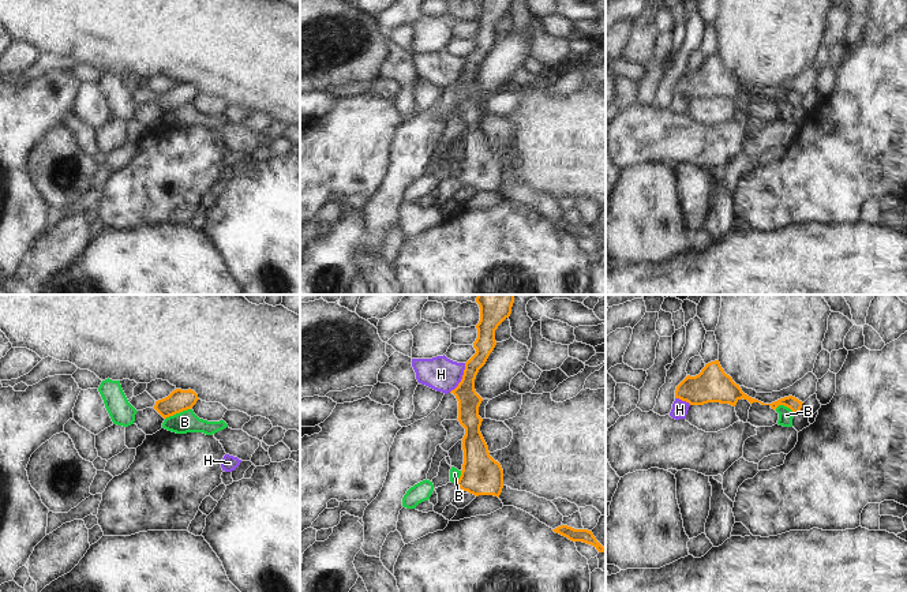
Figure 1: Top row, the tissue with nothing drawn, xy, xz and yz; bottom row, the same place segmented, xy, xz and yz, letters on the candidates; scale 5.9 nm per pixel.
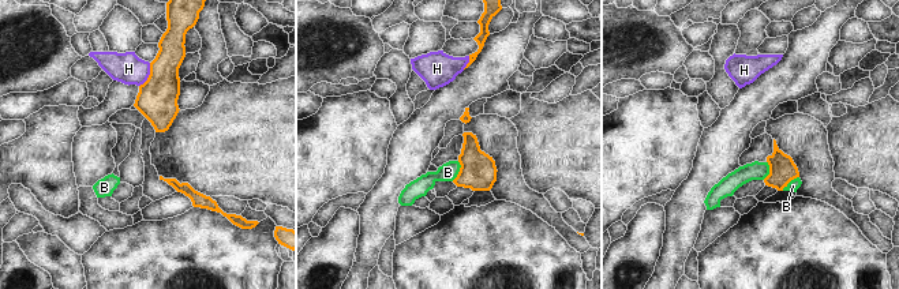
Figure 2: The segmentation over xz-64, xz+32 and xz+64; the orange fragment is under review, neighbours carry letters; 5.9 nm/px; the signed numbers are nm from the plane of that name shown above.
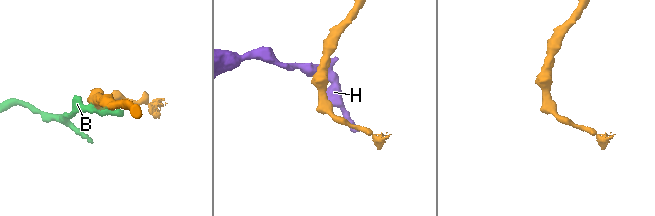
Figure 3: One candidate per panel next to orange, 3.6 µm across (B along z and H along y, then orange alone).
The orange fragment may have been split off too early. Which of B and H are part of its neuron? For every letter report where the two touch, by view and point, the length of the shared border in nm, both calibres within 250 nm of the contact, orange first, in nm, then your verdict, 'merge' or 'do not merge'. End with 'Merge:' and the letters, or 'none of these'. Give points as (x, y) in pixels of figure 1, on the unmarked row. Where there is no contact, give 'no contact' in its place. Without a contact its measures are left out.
B: meets orange in xy at (177, 107); contact 170 nm long; 130 nm thick on the orange side, 130 nm on the other; do not merge
H: meets orange in xz at (463, 72); contact 200 nm long; 130 nm thick on the orange side, 200 nm on the other; do not merge
Merge: none of these

